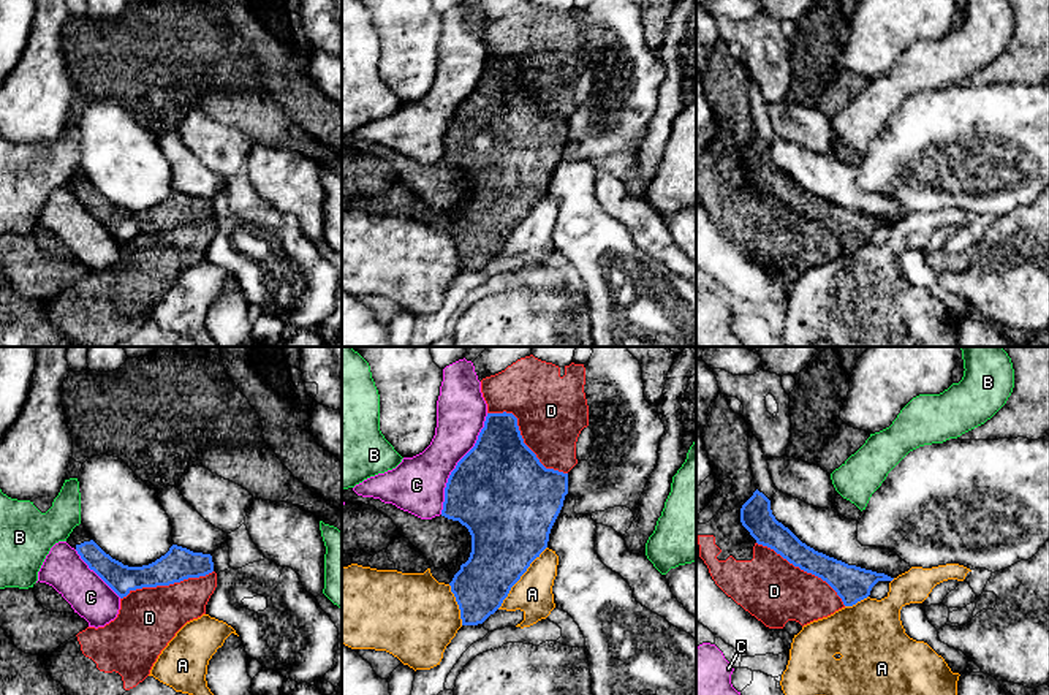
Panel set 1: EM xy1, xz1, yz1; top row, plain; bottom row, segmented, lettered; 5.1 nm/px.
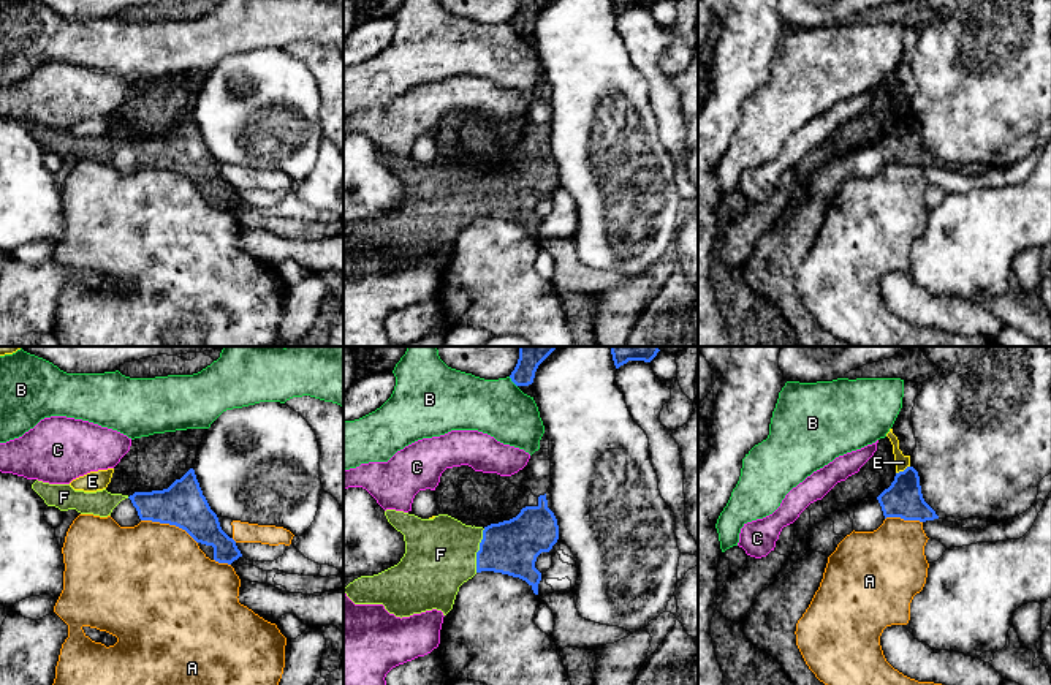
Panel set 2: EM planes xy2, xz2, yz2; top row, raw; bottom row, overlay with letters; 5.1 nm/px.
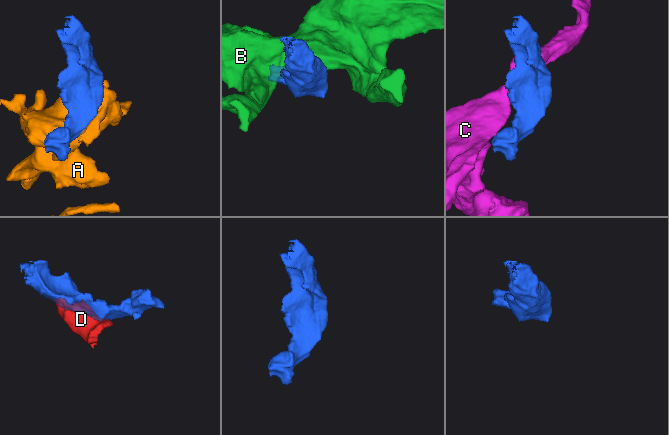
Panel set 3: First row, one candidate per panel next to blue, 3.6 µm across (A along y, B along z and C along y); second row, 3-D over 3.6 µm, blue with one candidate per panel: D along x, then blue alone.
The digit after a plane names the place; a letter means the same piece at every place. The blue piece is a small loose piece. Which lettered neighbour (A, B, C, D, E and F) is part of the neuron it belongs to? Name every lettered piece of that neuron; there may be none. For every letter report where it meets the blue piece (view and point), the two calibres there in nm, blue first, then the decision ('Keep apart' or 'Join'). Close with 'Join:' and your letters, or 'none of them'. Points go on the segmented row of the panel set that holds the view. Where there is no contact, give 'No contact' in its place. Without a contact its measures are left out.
A: Touches blue at xz1 (519, 578). Thickness 380 nm (blue) against 200 nm. Keep apart
B: Touches blue at xz2 (512, 380). Thickness 160 nm (blue) against 280 nm. Keep apart
C: Touches blue at xz1 (458, 464). Thickness 500 nm (blue) against 280 nm. Keep apart
D: Touches blue at xz1 (522, 439). Thickness 440 nm (blue) against 360 nm. Keep apart
E: Touches blue at yz2 (904, 470). Thickness 190 nm (blue) against 70 nm. Keep apart
F: Touches blue at xz2 (478, 551). Thickness 280 nm (blue) against 360 nm. Join
Join: F

